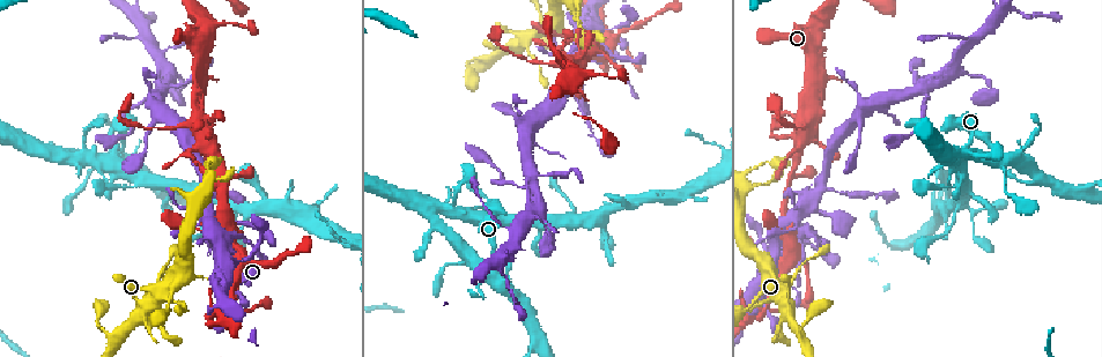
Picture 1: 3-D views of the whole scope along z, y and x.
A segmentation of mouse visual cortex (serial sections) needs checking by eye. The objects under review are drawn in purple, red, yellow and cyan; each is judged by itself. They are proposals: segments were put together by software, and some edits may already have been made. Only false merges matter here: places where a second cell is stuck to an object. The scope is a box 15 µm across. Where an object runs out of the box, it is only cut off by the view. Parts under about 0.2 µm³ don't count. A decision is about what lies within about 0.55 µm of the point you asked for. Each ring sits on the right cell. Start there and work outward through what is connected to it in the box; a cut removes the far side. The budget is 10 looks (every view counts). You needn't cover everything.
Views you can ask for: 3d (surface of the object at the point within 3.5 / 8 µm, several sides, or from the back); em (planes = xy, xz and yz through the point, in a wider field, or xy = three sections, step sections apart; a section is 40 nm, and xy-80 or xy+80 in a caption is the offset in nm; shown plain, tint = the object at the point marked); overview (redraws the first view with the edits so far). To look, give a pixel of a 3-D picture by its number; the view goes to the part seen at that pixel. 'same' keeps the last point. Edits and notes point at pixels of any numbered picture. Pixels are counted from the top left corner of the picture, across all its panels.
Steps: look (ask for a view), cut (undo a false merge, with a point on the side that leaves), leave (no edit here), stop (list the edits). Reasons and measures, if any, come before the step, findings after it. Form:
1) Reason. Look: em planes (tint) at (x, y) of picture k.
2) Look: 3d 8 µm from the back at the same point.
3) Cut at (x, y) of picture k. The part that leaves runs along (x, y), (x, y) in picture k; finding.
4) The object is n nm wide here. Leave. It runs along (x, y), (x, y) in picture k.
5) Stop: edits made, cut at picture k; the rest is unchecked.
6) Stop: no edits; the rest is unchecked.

Thin arm on a thick one. Look: 3d 8 µm at (788, 224) of picture 1.

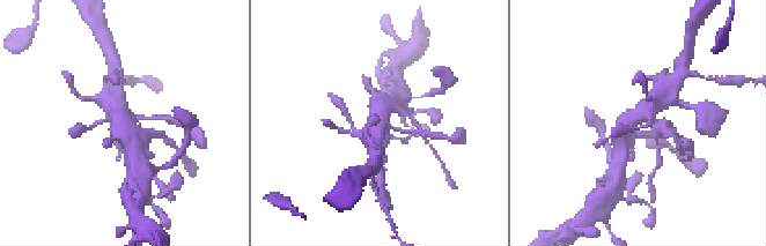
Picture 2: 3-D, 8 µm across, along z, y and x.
Look: 3d 3.5 µm from the back at (385, 122) of picture 2.

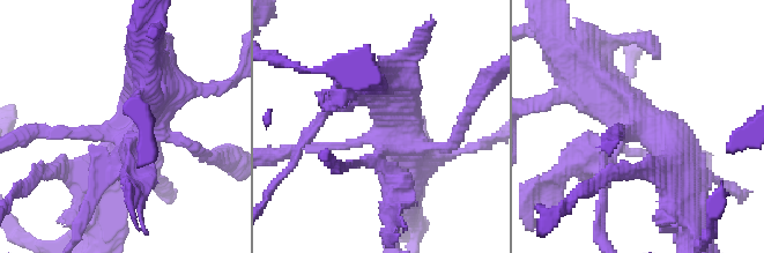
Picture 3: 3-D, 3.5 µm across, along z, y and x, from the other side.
Leave. One cell here.

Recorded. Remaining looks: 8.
Look: 3d 3.5 µm at (172, 287) of picture 1.

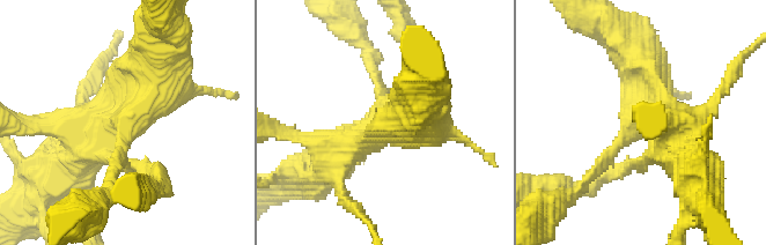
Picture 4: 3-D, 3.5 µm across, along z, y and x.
Shape alone is not enough. Look: em planes (plain) at (126, 120) of picture 4.

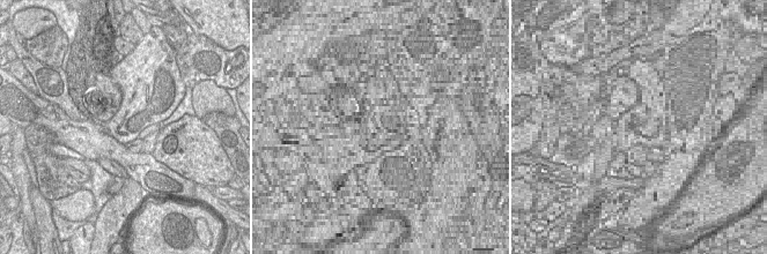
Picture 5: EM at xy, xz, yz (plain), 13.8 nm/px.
Look: em planes (tint) at the same point.

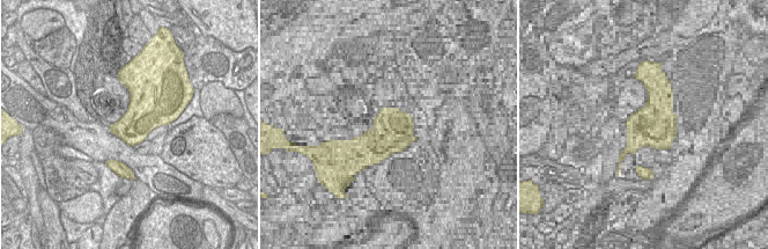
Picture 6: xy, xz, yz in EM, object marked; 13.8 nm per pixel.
The object is 480 nm wide here. Leave. It runs along (57, 124), (127, 119), (156, 52) in picture 4; continuous, no second cell.

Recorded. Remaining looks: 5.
Three-way junction. Look: 3d 3.5 µm at (922, 88) of picture 1.

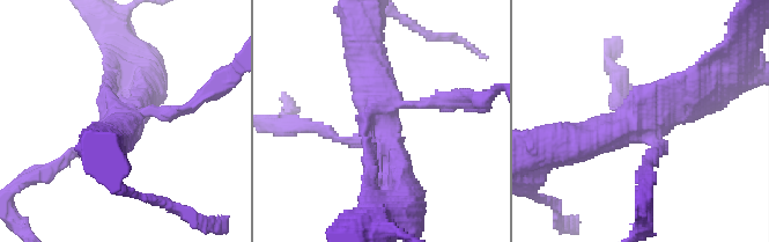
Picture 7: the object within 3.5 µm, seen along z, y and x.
Leave. It runs along (577, 145), (679, 112), (708, 95) in picture 7; continuous, no second cell.

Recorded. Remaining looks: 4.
Sharp bend. Look: 3d 3.5 µm at (124, 116) of picture 1.

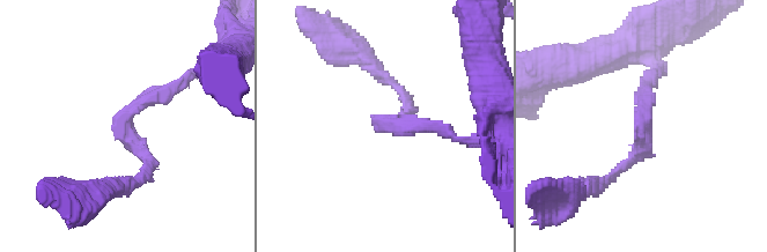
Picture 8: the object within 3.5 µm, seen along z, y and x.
Look: em planes (tint) at (123, 127) of picture 8.

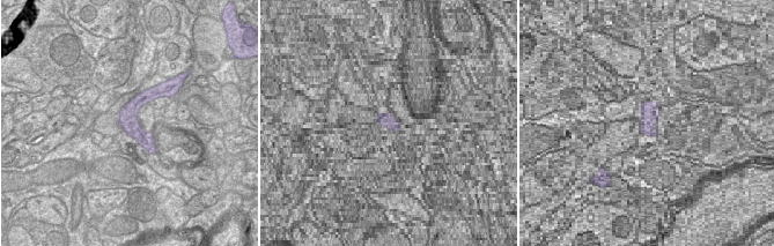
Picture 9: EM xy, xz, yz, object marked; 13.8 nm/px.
Leave. It runs along (152, 91), (132, 109), (150, 149) in picture 9; all the same cell.

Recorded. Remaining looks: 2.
Stop: no edits; the rest is unchecked.

